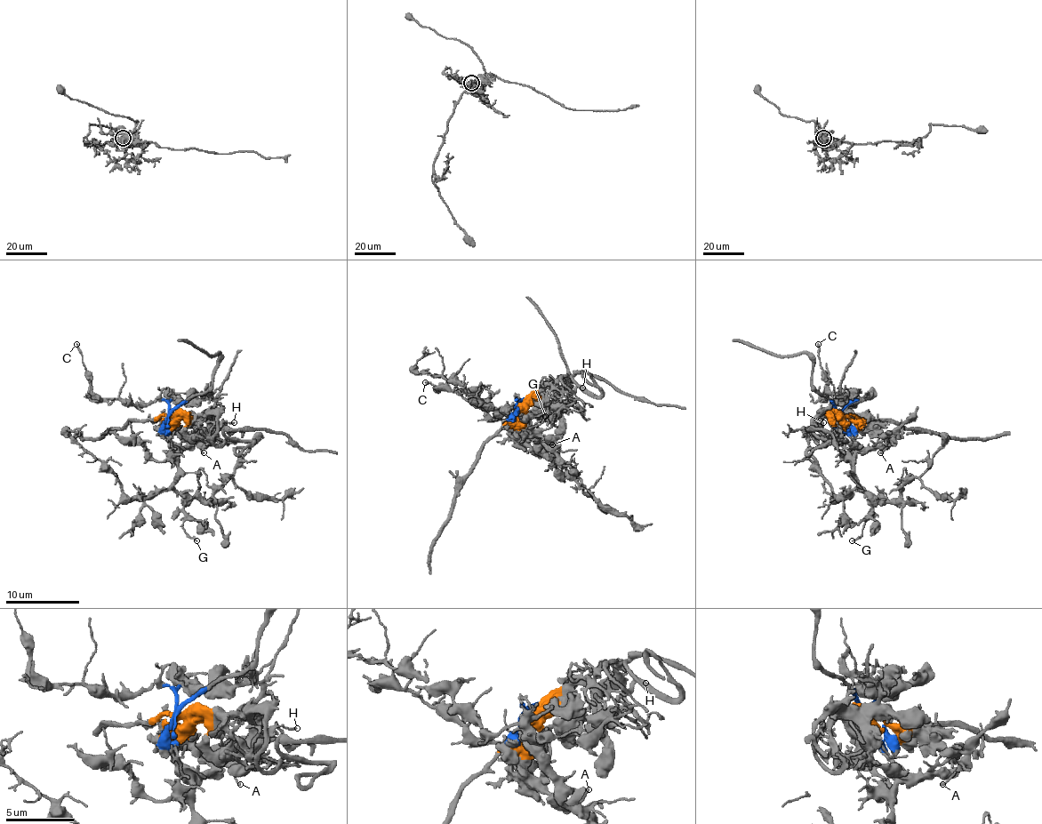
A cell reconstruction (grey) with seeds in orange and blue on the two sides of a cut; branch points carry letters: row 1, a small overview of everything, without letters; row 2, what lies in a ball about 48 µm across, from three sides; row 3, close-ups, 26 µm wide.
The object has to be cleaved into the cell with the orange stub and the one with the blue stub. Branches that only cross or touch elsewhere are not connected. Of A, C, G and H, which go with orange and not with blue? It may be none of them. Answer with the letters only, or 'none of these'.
H

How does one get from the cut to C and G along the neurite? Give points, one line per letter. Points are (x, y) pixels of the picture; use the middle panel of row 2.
C: (516, 405), (514, 419), (492, 419), (457, 393), (438, 390), (426, 381)
G: (516, 405), (514, 415), (525, 419), (522, 426), (531, 435), (531, 428), (541, 424), (546, 417)

